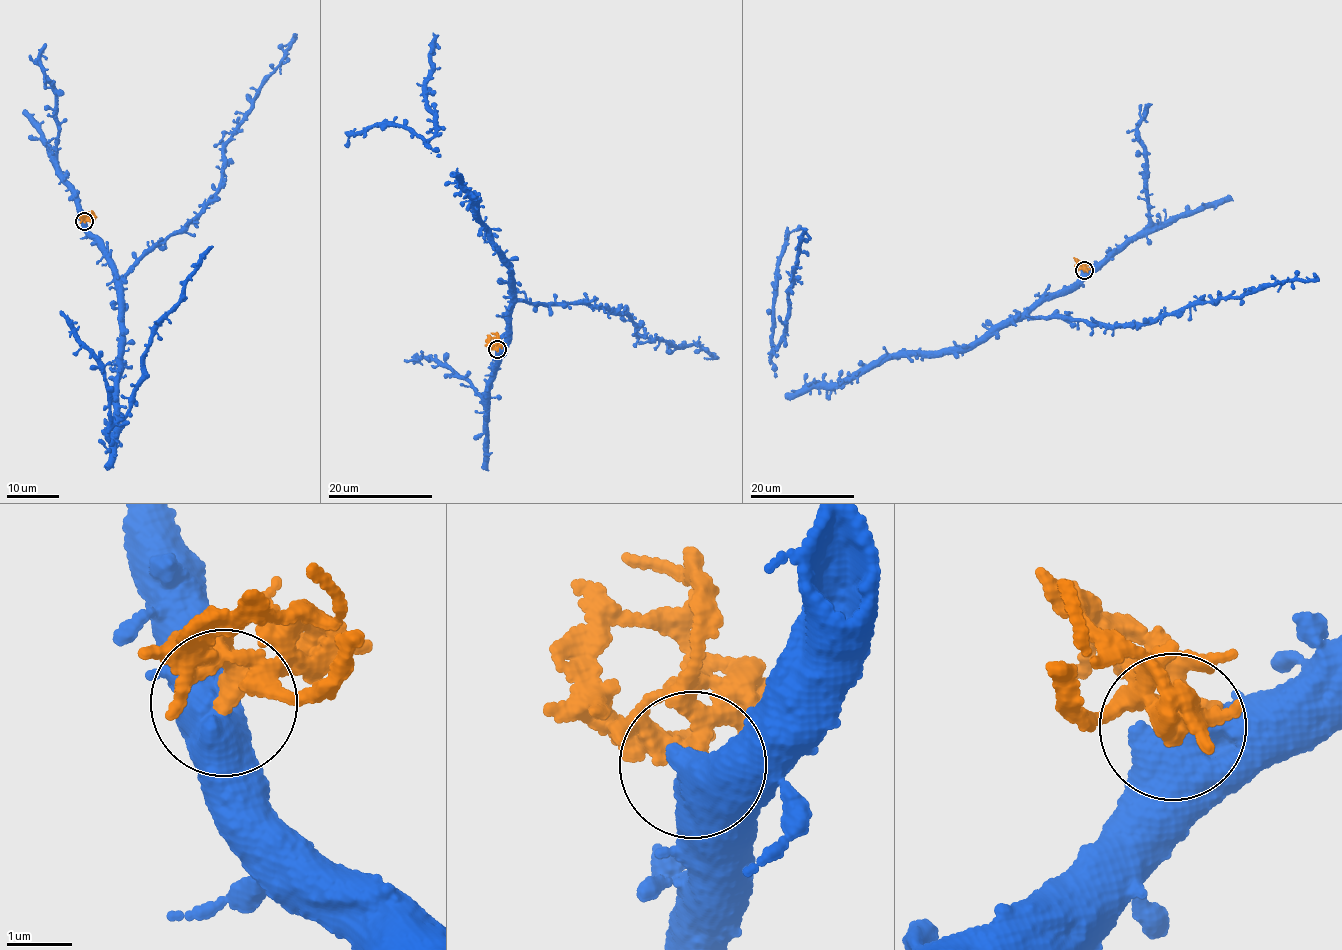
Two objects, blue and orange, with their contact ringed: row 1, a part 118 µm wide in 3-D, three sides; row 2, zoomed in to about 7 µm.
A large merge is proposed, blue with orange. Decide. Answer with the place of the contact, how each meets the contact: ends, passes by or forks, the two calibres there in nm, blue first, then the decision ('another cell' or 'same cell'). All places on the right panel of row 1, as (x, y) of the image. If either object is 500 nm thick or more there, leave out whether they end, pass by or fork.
place (1084, 270); calibres 800 and 380 nm; another cell

